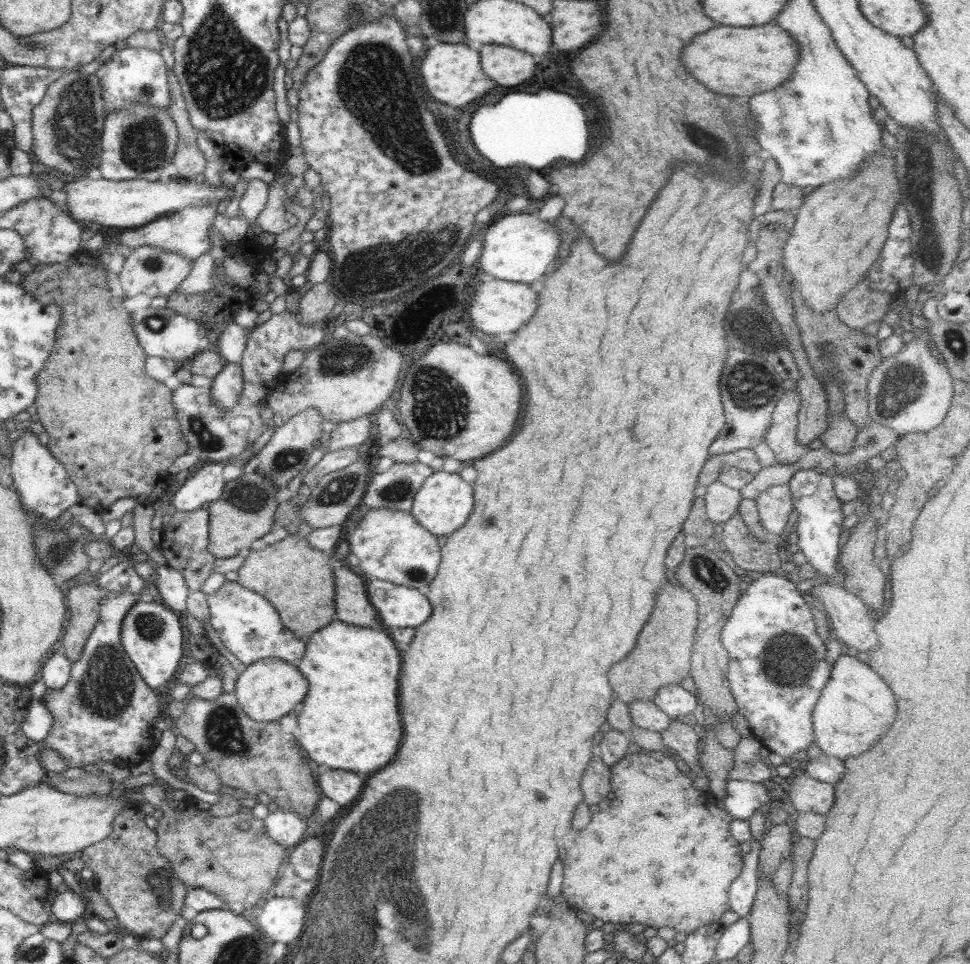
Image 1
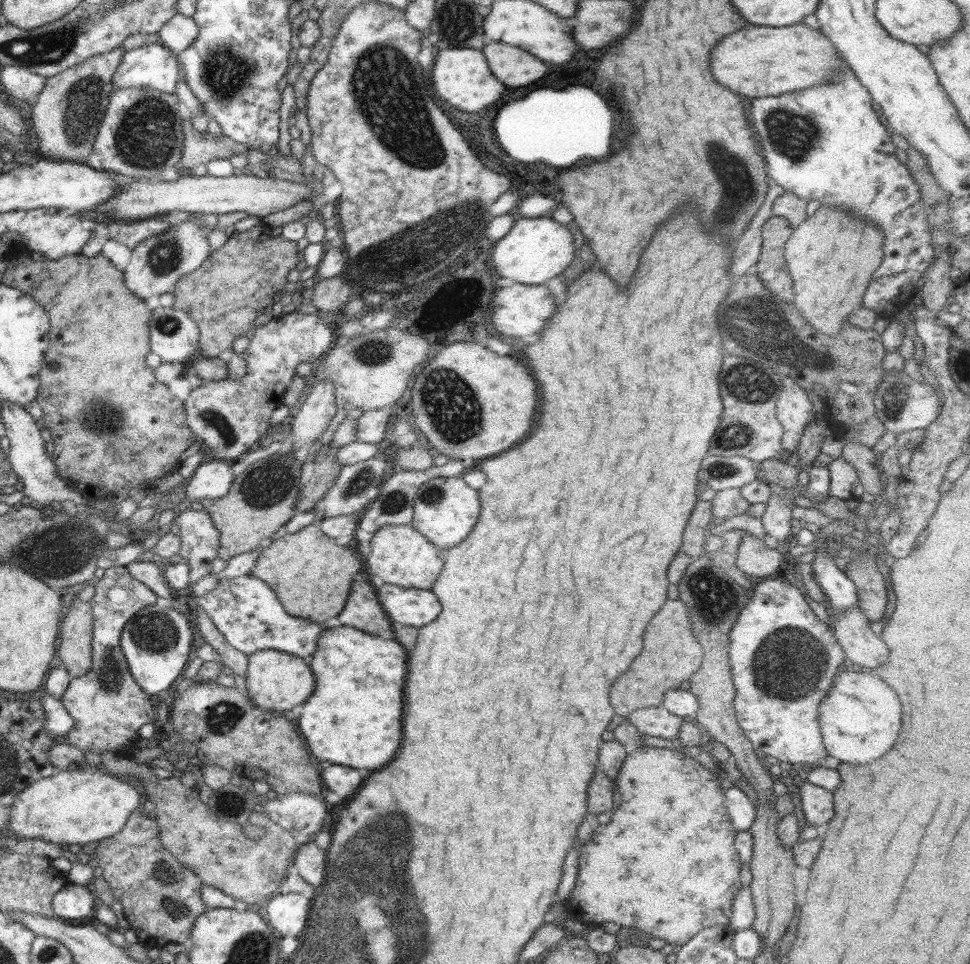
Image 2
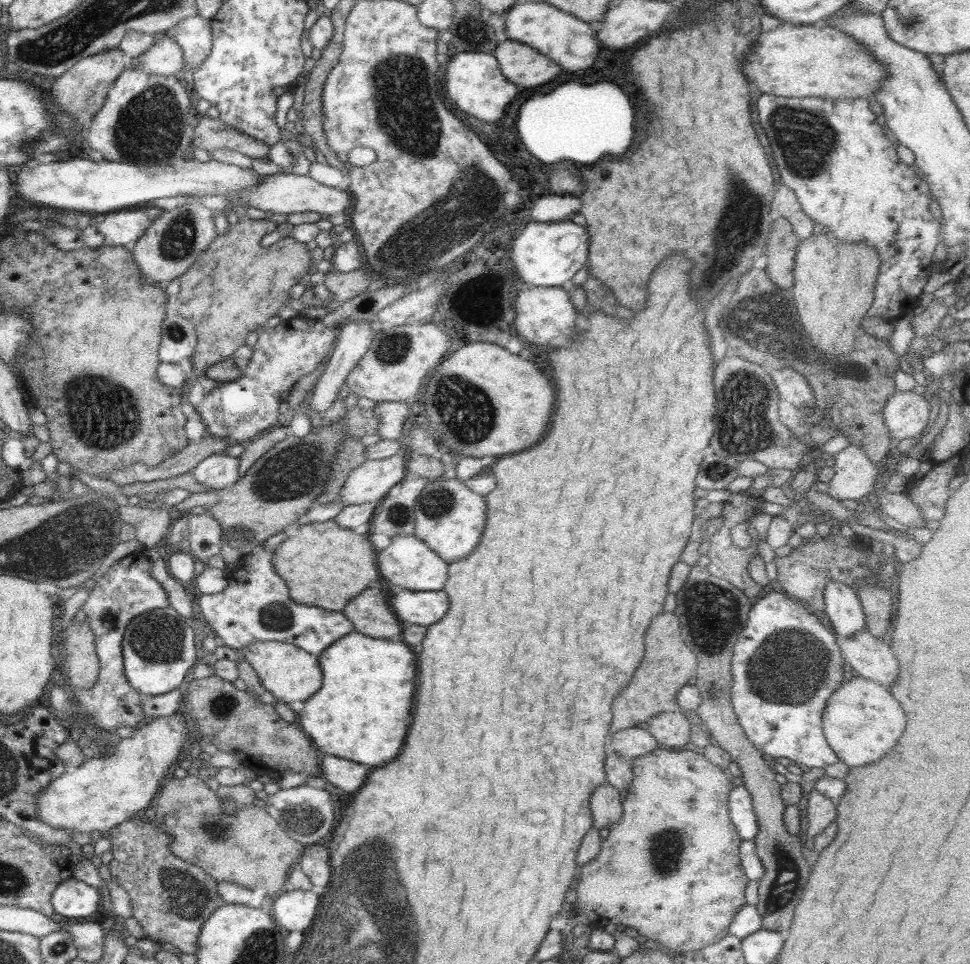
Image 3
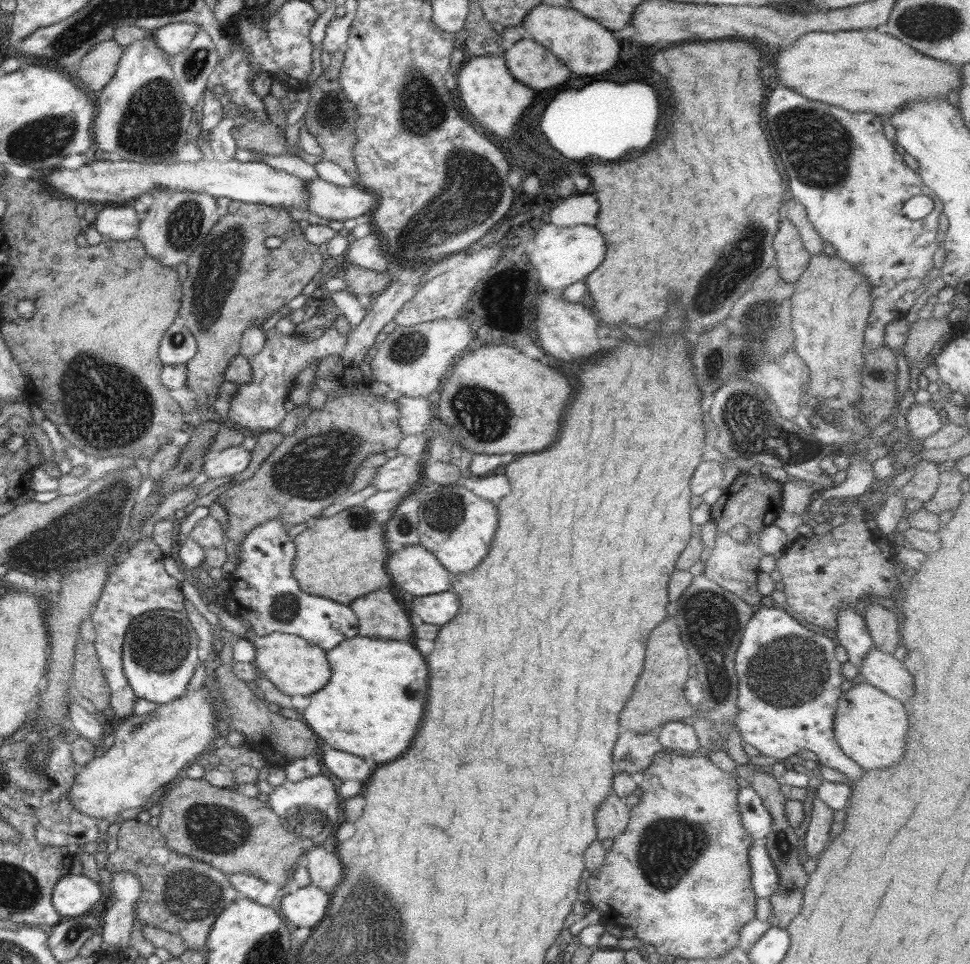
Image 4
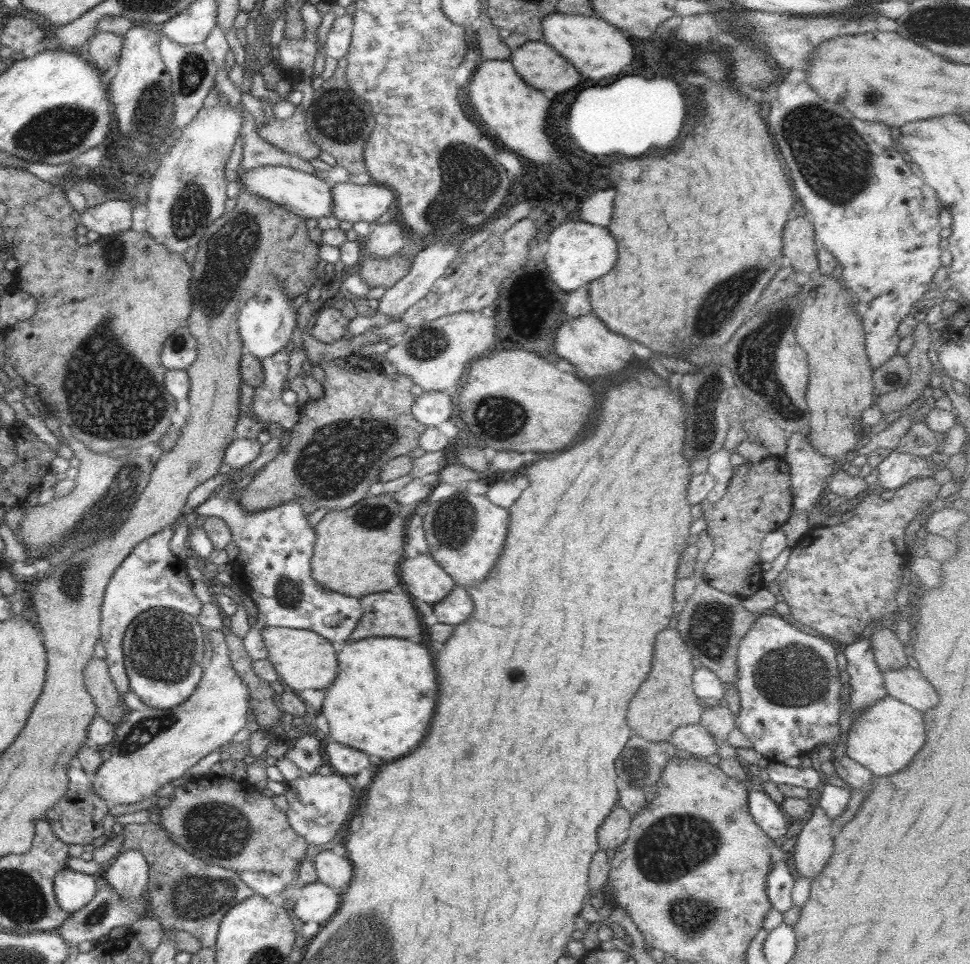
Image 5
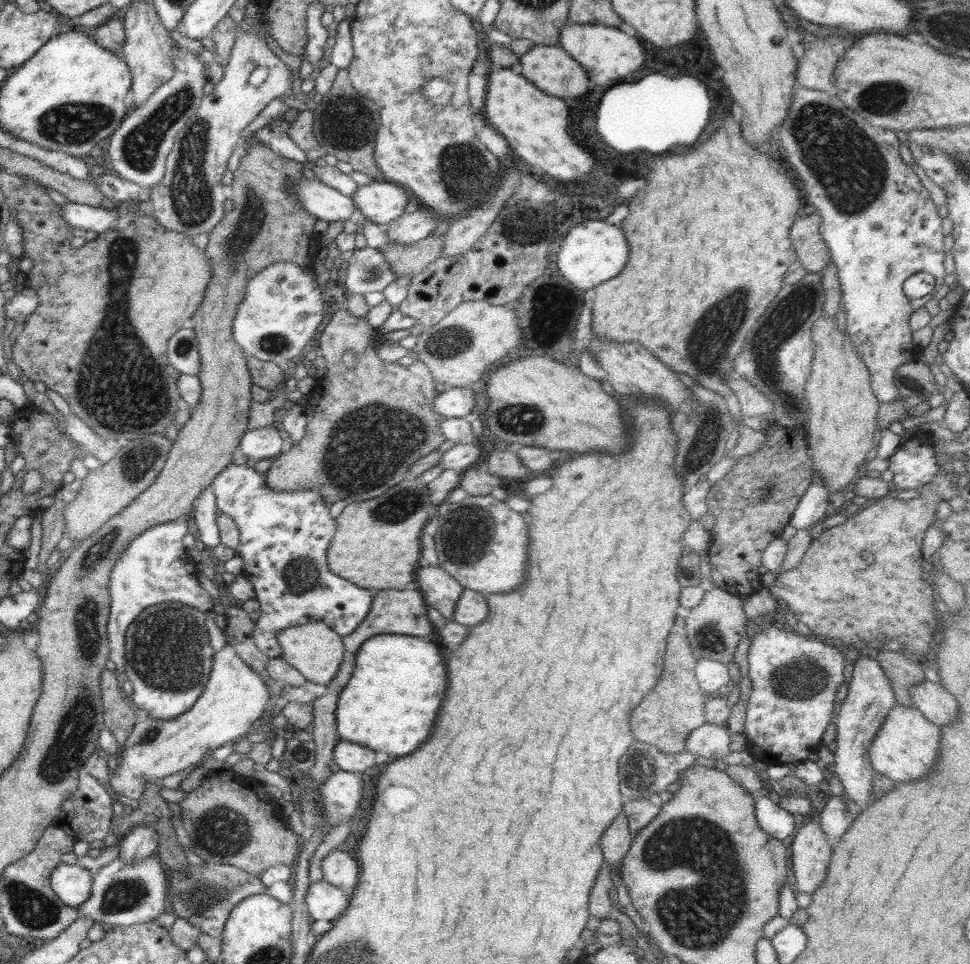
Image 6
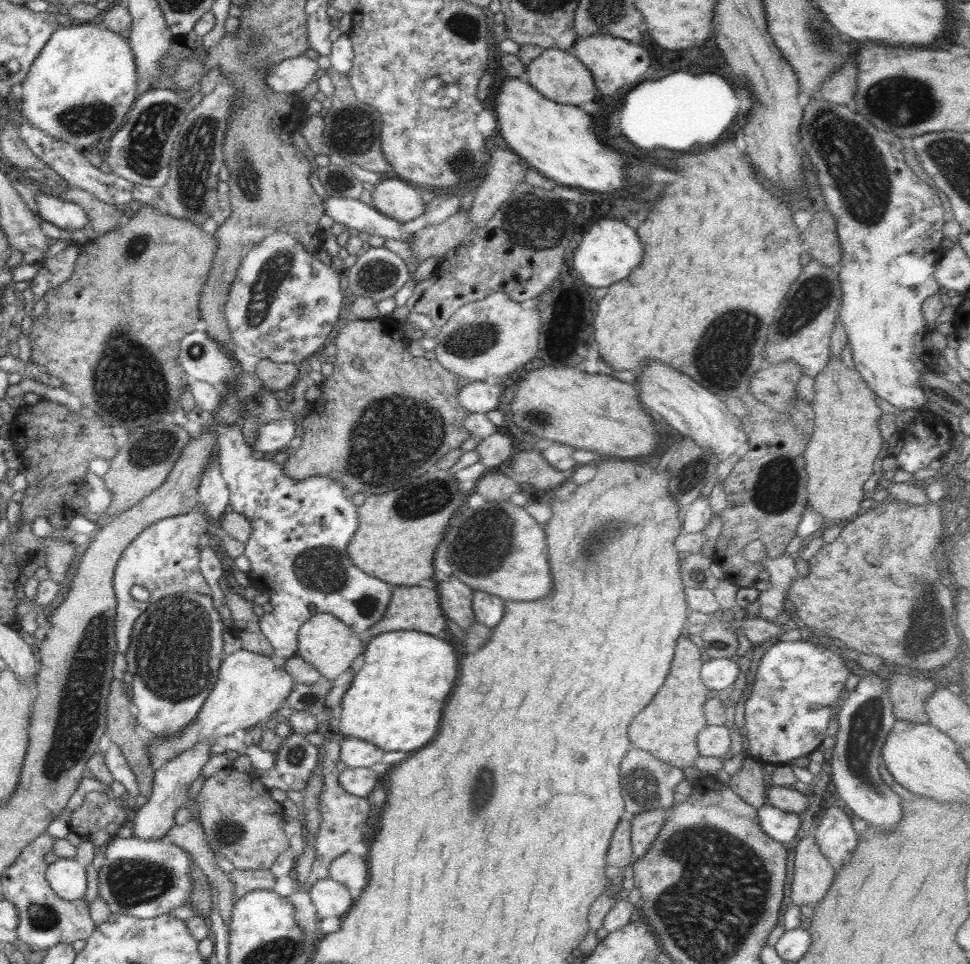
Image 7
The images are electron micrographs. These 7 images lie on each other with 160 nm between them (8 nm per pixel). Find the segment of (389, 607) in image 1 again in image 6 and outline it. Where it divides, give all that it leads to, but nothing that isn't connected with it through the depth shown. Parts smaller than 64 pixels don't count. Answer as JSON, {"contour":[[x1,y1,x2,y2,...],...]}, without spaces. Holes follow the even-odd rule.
{"contour":[[464,589,453,612,453,622,474,627,488,618,489,608,486,594]]}

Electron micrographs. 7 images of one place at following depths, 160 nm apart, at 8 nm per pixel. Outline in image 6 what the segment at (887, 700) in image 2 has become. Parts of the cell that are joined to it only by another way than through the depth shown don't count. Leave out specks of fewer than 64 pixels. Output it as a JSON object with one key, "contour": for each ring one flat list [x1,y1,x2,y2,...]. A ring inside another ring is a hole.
{"contour":[[896,704,887,713,888,716,869,746,868,756,872,768,896,783,912,782,916,778,928,776,932,772,932,766,936,764,940,728,934,726,933,722,928,722,916,707]]}

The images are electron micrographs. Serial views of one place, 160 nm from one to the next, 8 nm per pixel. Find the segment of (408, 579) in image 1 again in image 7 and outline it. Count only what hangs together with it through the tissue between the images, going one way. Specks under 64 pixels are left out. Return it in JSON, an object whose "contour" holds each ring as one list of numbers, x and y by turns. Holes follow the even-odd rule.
{"contour":[[454,576,437,581,435,591,439,595,439,606,447,619,454,621,463,630,476,624,472,608,473,589]]}

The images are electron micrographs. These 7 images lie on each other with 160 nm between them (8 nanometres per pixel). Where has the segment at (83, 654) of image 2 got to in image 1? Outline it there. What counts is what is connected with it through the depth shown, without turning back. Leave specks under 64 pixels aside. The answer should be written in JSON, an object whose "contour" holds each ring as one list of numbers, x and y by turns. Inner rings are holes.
{"contour":[[96,582,68,584,64,590,66,604,70,608,70,620,59,649,73,663,80,658,88,637,100,620,100,601,105,594,96,586]]}

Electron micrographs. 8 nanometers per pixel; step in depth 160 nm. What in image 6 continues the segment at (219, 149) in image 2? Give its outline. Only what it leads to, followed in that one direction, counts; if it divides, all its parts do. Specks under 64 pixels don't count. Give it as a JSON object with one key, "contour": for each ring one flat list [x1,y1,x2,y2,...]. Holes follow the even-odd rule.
{"contour":[[309,110,298,112,297,117,290,123,288,137,296,143,306,153,308,161,316,161,323,158,327,152,318,144,312,135,315,118]]}

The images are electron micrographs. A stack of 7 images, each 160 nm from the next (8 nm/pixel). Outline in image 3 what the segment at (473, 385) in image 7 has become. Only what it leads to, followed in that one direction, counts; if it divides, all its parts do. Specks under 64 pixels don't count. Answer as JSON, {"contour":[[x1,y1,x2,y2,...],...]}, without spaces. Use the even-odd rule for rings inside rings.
{"contour":[[382,402,374,406,374,415,380,417,377,435,383,439,394,440,406,434,409,426,404,424,410,410,406,402]]}

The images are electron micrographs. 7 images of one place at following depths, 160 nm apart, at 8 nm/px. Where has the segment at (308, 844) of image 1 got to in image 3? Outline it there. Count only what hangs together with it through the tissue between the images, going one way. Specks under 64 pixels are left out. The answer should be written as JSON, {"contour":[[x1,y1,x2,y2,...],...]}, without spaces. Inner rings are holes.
{"contour":[[317,844,306,846,298,863,302,872,308,876,314,889,316,886,326,886,330,882,329,850]]}

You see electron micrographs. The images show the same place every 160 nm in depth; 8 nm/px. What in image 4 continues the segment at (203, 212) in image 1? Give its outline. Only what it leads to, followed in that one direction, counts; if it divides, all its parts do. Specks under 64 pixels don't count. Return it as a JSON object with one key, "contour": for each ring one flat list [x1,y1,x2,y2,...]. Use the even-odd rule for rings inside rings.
{"contour":[[132,203,106,204,98,212,91,225,102,234,105,240,112,239,122,242,136,238,140,219]]}

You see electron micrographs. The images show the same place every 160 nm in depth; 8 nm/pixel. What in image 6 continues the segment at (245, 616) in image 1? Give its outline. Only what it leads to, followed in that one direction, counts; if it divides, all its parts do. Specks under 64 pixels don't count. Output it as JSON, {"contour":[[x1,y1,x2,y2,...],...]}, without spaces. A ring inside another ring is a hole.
{"contour":[[230,463,216,475,212,482,216,506,221,514,227,514,239,528,237,551,244,567,241,574,251,580,255,599,260,603,260,618,256,620,253,639,260,652,270,659,281,656,281,646,277,632,307,623,322,622,343,638,350,634,371,610,374,593,377,589,360,588,345,578,334,574,327,563,327,550,330,539,336,532,336,519,330,515,330,505,324,502,317,491,276,492,266,485,266,472,260,474,246,464]]}

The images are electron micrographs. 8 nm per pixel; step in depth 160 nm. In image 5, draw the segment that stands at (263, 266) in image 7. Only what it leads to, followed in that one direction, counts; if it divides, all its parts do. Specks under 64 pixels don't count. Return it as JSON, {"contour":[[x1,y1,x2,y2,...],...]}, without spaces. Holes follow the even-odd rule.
{"contour":[[275,278,263,280,254,298,248,299,238,317,238,332,243,345,243,354,252,354,258,359,274,356,280,350,286,350,294,333,298,331,298,311,292,309,292,300,284,294,283,286]]}

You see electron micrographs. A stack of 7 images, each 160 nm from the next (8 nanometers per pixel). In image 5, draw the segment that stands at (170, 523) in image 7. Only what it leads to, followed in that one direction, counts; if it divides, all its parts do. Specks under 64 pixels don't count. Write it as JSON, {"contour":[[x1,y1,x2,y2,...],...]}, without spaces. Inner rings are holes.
{"contour":[[165,527,137,544,114,571,103,596,100,640,106,651,109,675,121,696,131,692,124,666,123,637,132,620,152,607,174,608,197,617,202,610,202,602,192,591,193,578,186,563,170,551,173,534,170,527]]}

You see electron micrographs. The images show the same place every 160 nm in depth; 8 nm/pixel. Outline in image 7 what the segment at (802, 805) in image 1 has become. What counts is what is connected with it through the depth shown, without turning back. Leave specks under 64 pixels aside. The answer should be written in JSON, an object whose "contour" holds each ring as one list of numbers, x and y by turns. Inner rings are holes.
{"contour":[[806,834,796,846,791,901,799,907,818,902,834,884,835,874,836,868,820,852,813,835]]}

